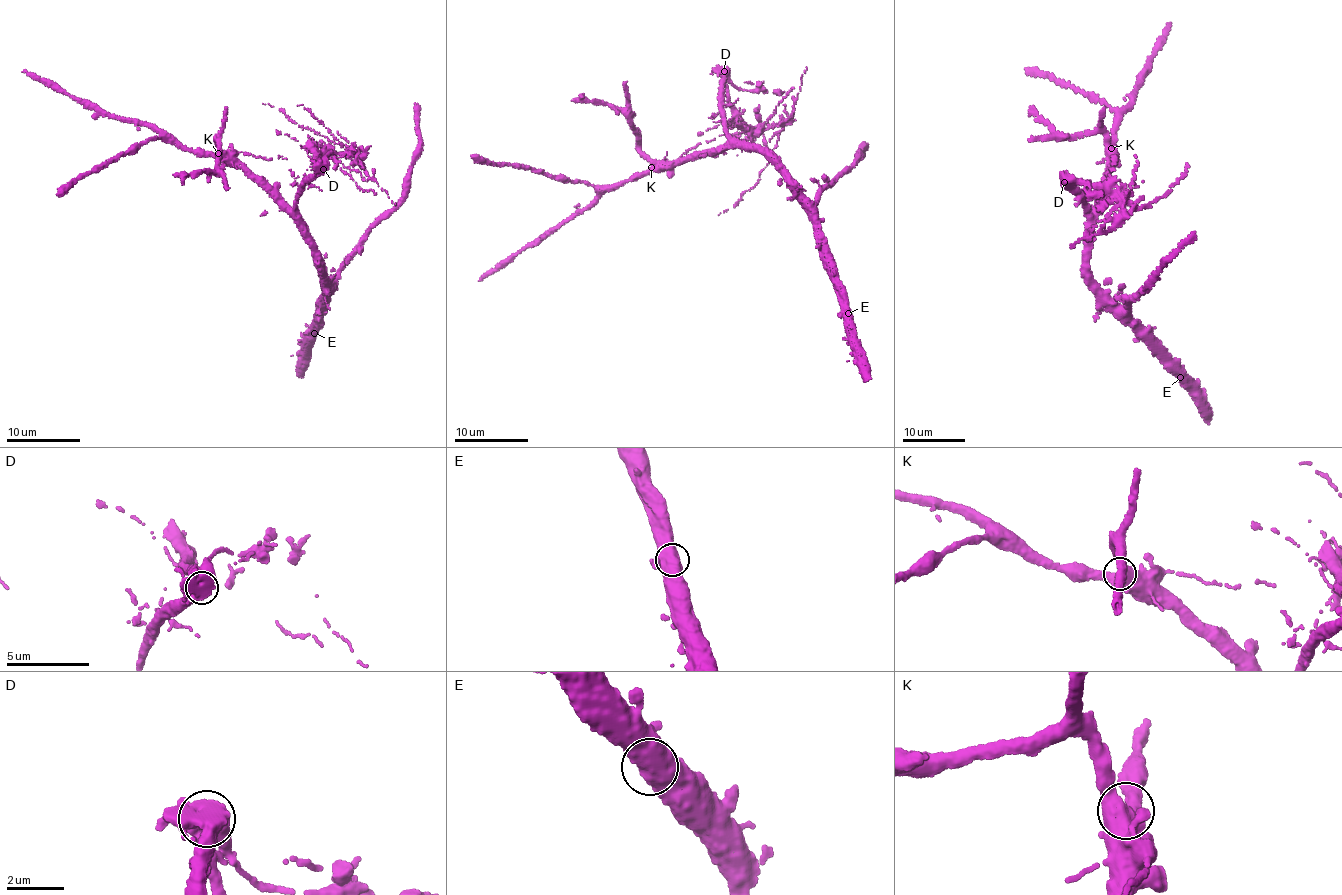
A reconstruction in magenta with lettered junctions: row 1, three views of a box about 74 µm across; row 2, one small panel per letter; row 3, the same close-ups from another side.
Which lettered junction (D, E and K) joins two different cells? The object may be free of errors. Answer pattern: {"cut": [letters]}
{"cut": ["D"]}

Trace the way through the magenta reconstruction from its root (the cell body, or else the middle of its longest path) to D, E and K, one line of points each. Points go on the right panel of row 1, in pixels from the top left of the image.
D: (1089, 228), (1085, 199), (1075, 188), (1064, 182)
E: (1089, 228), (1086, 241), (1088, 272), (1096, 291), (1132, 324), (1143, 339), (1170, 360), (1180, 377)
K: (1089, 228), (1113, 162), (1111, 148)

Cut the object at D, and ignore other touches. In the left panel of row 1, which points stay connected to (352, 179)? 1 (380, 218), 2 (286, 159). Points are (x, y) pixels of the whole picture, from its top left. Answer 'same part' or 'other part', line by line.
1: other part
2: other part

